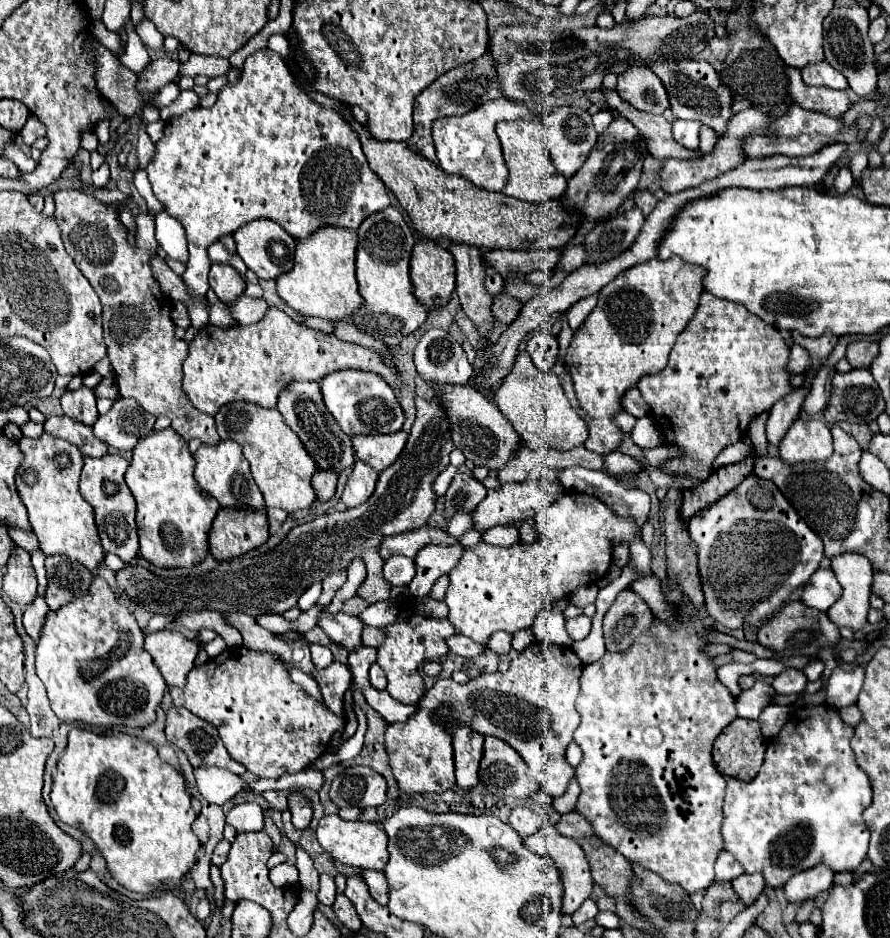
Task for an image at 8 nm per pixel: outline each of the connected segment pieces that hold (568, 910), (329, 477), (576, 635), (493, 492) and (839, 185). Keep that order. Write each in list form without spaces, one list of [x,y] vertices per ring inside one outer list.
[[[544,823],[540,827],[540,831],[536,831],[534,835],[526,837],[524,839],[524,845],[528,851],[536,853],[536,855],[546,855],[546,857],[552,857],[558,871],[560,871],[560,879],[562,879],[562,885],[564,885],[564,893],[562,893],[562,913],[564,915],[572,915],[584,899],[590,897],[592,893],[592,877],[590,877],[590,867],[588,867],[588,861],[584,857],[584,851],[582,847],[570,839],[570,837],[564,837],[556,831],[556,827],[552,823]]]
[[[316,471],[312,477],[312,487],[316,493],[316,501],[328,501],[336,493],[338,475],[334,471]]]
[[[578,615],[574,619],[566,619],[566,631],[570,633],[572,639],[584,639],[590,633],[592,627],[592,619],[586,615]]]
[[[538,481],[538,483],[506,483],[498,489],[488,489],[488,495],[480,505],[472,511],[472,529],[484,533],[488,527],[494,525],[514,525],[514,521],[522,521],[528,517],[534,517],[542,507],[548,507],[554,503],[556,495],[562,493],[556,483],[550,481]]]
[[[844,167],[844,169],[840,169],[840,173],[838,173],[838,177],[836,177],[836,181],[834,181],[834,189],[842,195],[842,193],[846,193],[846,191],[850,191],[850,187],[854,185],[854,179],[852,179],[852,173],[850,173],[850,169],[848,167]]]

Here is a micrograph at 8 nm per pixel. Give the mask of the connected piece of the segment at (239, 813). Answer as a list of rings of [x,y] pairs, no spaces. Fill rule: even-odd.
[[[242,803],[234,805],[226,813],[226,823],[230,823],[238,833],[262,831],[264,829],[264,811],[256,803]]]

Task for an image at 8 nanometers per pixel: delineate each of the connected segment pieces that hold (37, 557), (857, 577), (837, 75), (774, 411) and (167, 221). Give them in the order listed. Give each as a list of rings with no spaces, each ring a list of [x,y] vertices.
[[[41,550],[33,551],[31,554],[31,563],[36,573],[38,582],[37,591],[40,595],[45,595],[48,585],[47,573],[45,569],[46,555]]]
[[[848,553],[832,557],[832,571],[844,587],[844,593],[828,609],[828,617],[838,629],[848,627],[852,631],[860,631],[868,621],[866,615],[870,609],[868,599],[872,583],[872,565],[864,555]]]
[[[826,61],[802,67],[802,79],[810,87],[812,85],[824,85],[824,87],[830,87],[830,89],[846,89],[848,87],[846,77]]]
[[[804,387],[802,389],[796,389],[794,395],[788,395],[786,399],[778,401],[772,409],[770,409],[770,415],[768,415],[768,423],[766,423],[766,437],[768,437],[768,443],[778,447],[778,443],[782,441],[782,435],[786,433],[786,429],[794,423],[794,419],[798,417],[800,413],[800,407],[804,403]]]
[[[166,211],[156,215],[156,241],[172,259],[180,263],[188,261],[188,241],[184,227],[174,217],[166,215]]]

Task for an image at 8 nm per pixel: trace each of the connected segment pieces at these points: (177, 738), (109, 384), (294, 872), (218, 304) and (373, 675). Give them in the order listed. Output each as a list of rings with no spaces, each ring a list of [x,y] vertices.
[[[170,709],[166,713],[166,737],[168,737],[170,743],[174,743],[178,749],[182,749],[186,753],[188,761],[192,763],[192,767],[202,767],[202,765],[222,767],[222,769],[228,769],[228,771],[232,771],[234,775],[240,775],[240,777],[246,773],[246,767],[240,765],[238,761],[234,761],[228,755],[228,751],[226,751],[220,735],[216,731],[216,727],[206,723],[200,717],[192,715],[188,709]]]
[[[112,377],[102,379],[92,391],[94,391],[96,397],[108,397],[108,399],[112,399],[112,401],[118,397],[118,387],[116,387],[116,383],[114,383]]]
[[[288,863],[279,864],[270,870],[269,879],[274,887],[290,887],[298,881],[298,869]]]
[[[208,291],[206,293],[206,297],[208,297],[209,302],[209,324],[216,325],[216,327],[230,327],[230,325],[234,325],[236,321],[228,315],[228,311],[226,311],[226,307],[224,307],[224,303],[216,297],[216,293],[214,291]]]
[[[376,663],[370,665],[370,683],[378,690],[386,689],[386,676]]]

